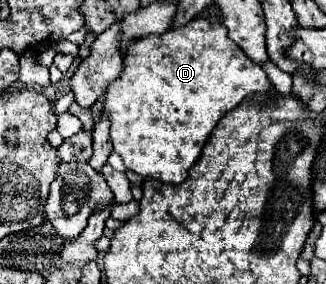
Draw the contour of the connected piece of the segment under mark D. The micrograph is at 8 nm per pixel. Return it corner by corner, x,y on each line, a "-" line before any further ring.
194,18
182,28
172,28
158,36
144,36
128,46
122,74
108,86
104,94
104,108
110,114
110,136
114,150
122,156
128,170
142,180
160,180
168,184
182,184
188,168
200,158
202,146
212,134
220,118
240,106
246,98
272,92
272,82
266,72
252,62
226,34
220,22

